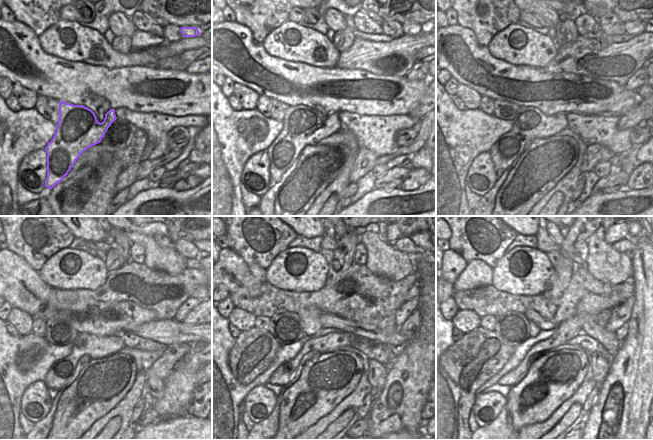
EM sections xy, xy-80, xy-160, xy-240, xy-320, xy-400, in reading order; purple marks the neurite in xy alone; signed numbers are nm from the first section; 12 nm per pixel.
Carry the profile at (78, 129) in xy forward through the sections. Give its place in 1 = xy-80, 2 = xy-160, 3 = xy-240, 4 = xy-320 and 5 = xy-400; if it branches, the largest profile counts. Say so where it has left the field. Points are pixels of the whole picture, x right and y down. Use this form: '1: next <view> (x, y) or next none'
1: next xy-80 (302, 126)
2: next xy-160 (529, 124)
3: next xy-240 (96, 347)
4: next xy-320 (331, 342)
5: next xy-400 (590, 304)

